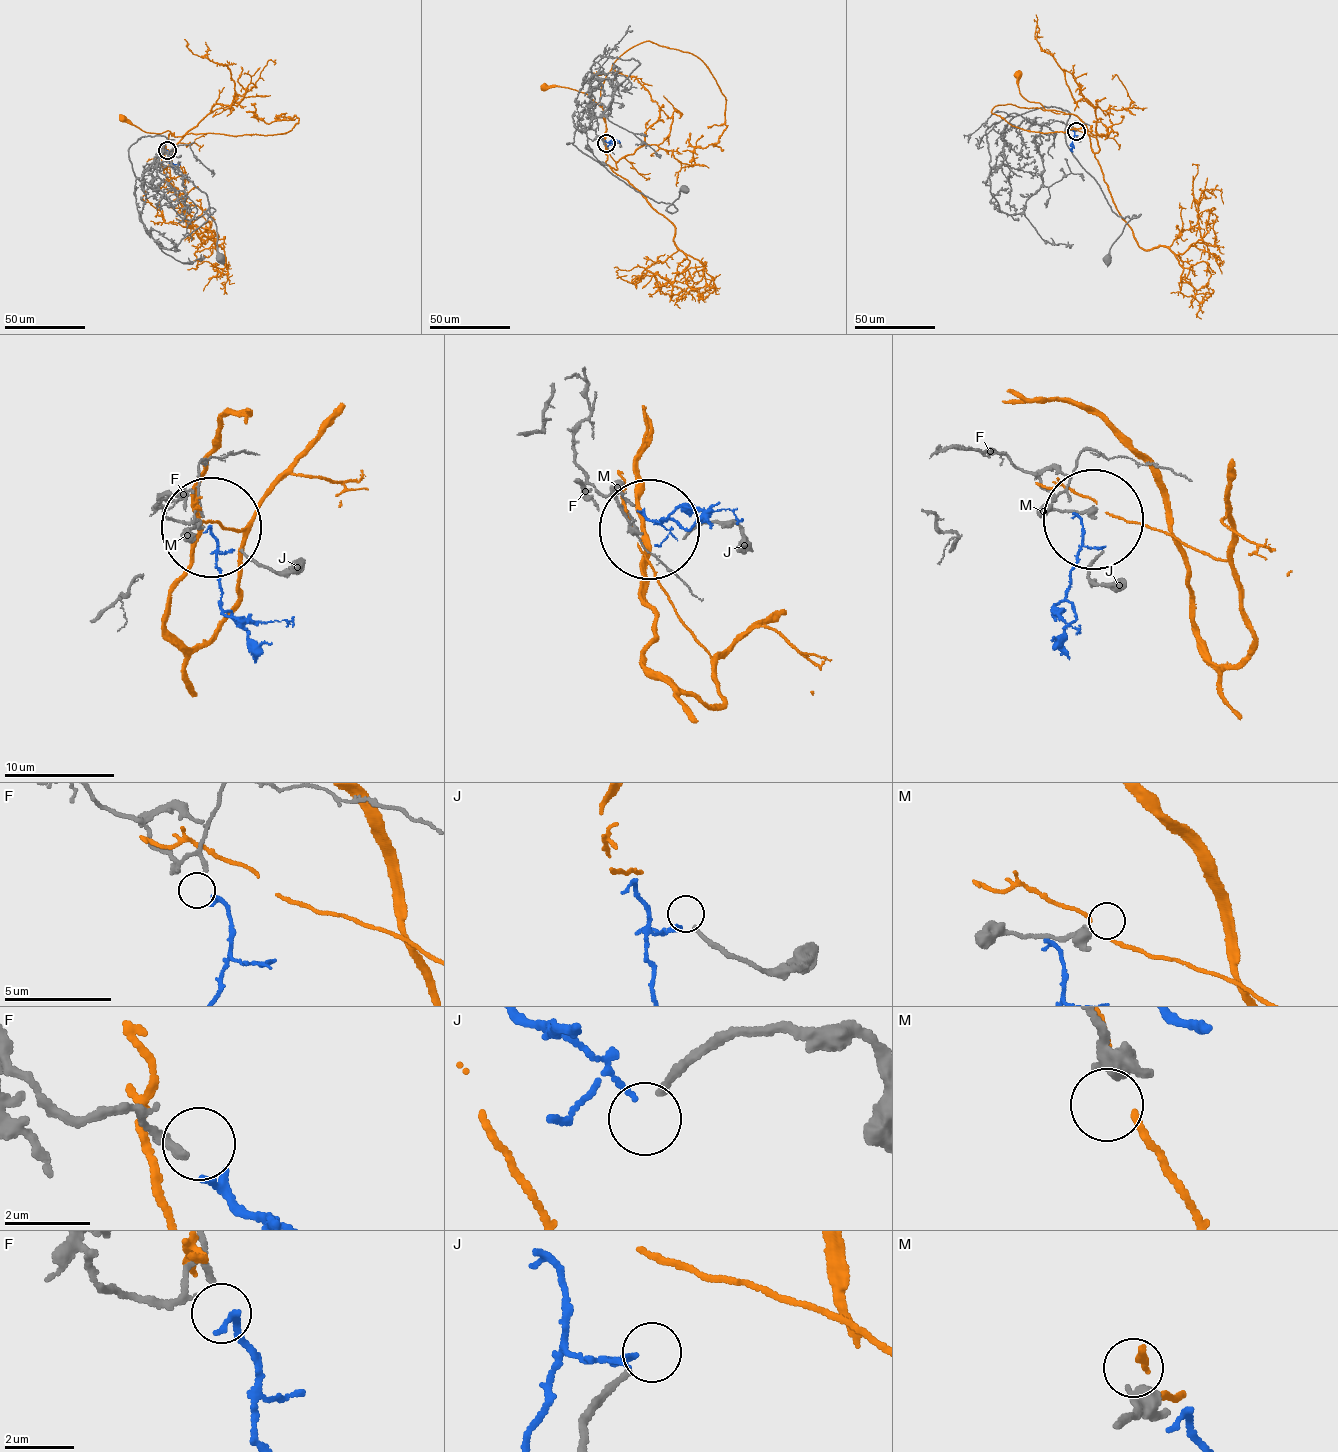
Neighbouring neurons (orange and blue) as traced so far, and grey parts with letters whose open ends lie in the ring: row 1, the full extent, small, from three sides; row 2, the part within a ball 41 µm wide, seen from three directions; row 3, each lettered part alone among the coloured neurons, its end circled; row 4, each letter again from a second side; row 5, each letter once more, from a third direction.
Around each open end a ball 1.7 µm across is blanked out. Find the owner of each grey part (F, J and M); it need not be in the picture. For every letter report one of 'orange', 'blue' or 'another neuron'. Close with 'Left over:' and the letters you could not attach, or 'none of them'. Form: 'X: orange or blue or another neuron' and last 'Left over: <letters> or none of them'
F: blue
J: another neuron
M: another neuron
Left over: J, M

